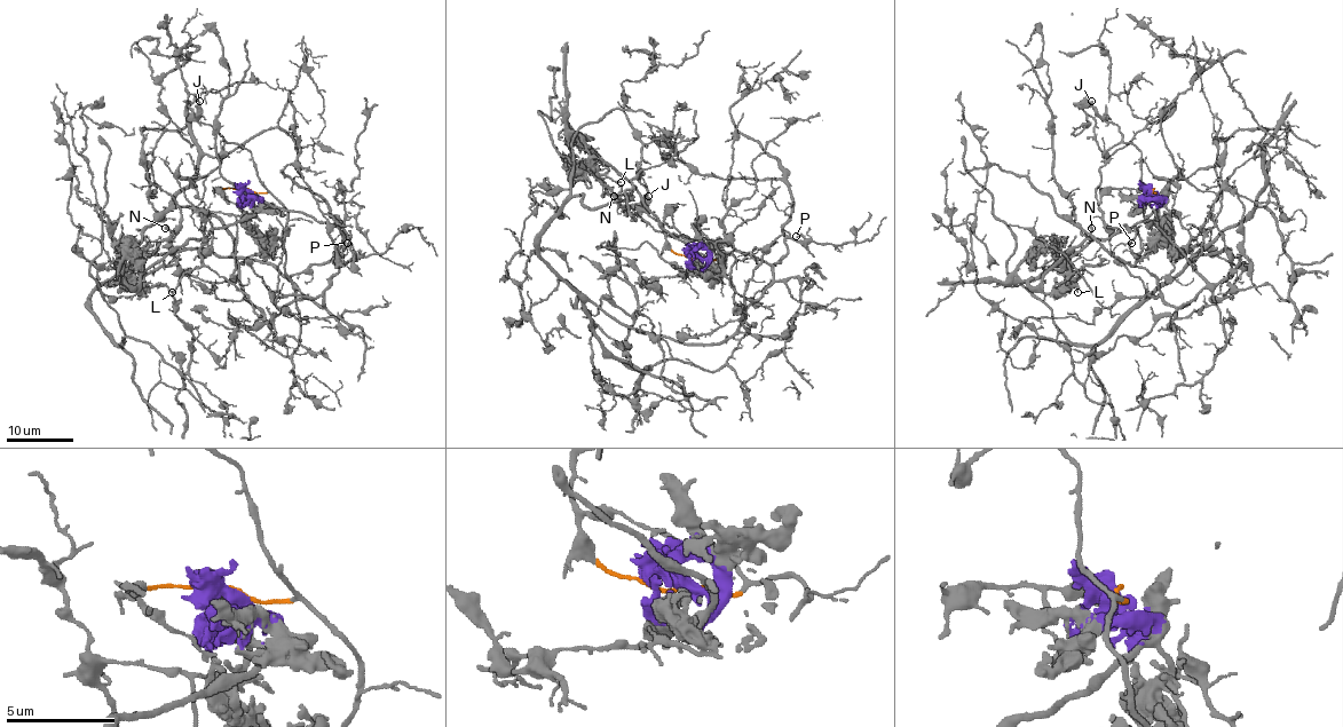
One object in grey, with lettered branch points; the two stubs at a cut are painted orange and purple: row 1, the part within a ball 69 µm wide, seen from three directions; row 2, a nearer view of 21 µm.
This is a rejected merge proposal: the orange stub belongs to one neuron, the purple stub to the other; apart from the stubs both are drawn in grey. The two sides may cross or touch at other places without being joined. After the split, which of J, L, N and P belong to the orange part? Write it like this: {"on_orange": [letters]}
{"on_orange": ["J", "P"]}

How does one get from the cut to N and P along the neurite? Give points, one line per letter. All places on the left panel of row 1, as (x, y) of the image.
N: (244, 189), (258, 205), (251, 215), (171, 249), (141, 276), (139, 292), (144, 261), (171, 232), (164, 227)
P: (244, 189), (271, 194), (286, 211), (285, 274), (311, 301), (323, 306), (329, 279), (355, 254), (347, 242)

